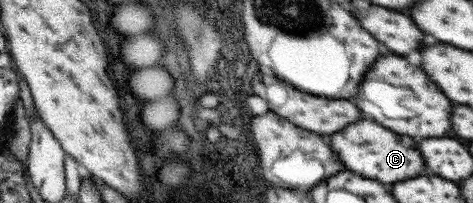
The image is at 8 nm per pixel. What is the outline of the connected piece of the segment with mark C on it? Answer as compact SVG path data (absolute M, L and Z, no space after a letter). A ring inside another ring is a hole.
M359 118L355 122L347 124L345 128L337 130L329 140L329 148L333 150L333 154L339 158L339 162L347 170L351 170L363 178L379 180L383 184L413 178L413 176L421 174L421 170L423 170L423 160L415 148L413 138L383 130L379 124L375 124L371 120Z

